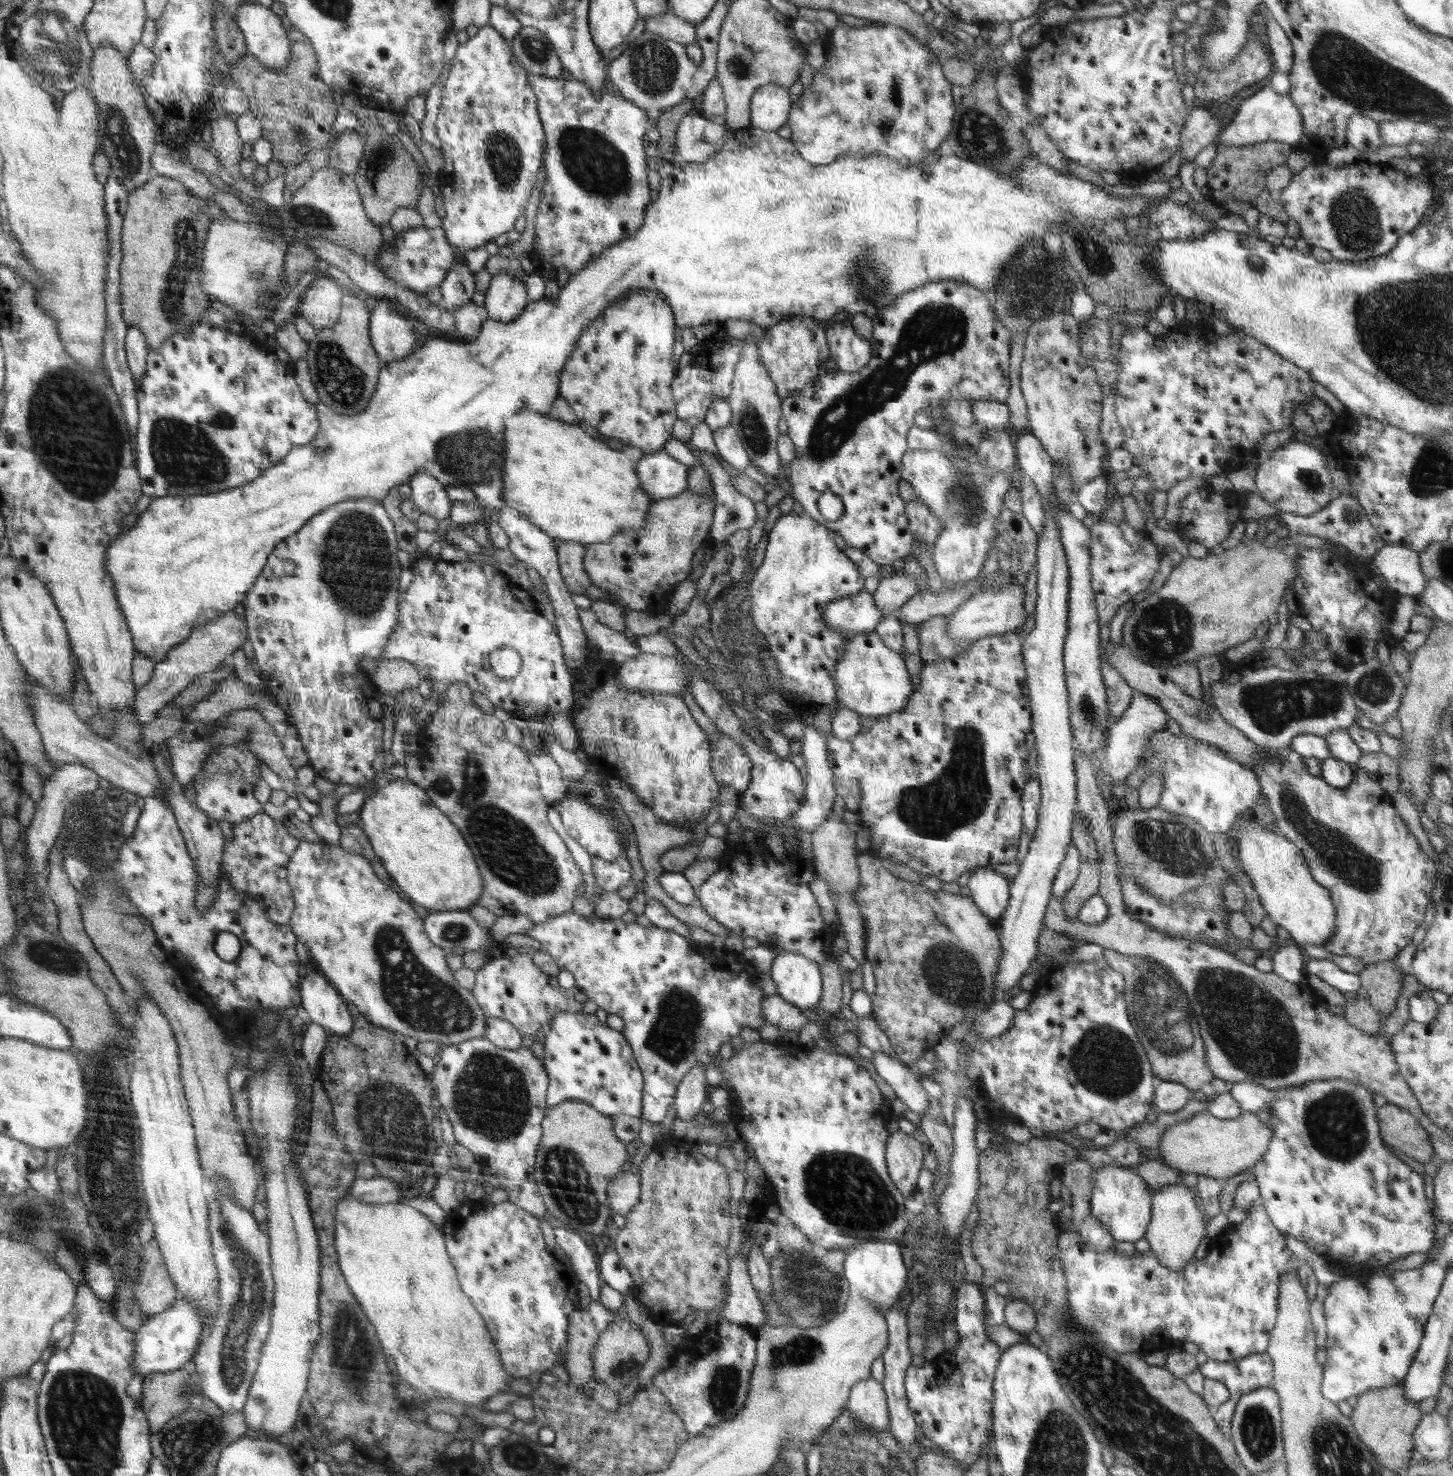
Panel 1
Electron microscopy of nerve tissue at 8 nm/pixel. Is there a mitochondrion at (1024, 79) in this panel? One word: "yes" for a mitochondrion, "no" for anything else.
no

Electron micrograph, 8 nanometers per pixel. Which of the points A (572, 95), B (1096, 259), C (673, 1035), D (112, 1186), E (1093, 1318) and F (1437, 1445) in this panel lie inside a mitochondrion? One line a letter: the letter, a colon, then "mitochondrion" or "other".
A: other
B: mitochondrion
C: mitochondrion
D: mitochondrion
E: mitochondrion
F: other

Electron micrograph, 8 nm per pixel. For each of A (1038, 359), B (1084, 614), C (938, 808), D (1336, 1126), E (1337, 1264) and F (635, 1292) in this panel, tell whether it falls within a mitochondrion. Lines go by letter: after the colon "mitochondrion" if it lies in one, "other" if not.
A: other
B: other
C: mitochondrion
D: mitochondrion
E: other
F: other

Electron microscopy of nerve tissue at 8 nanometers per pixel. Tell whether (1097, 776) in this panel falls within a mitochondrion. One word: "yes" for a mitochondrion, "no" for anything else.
no

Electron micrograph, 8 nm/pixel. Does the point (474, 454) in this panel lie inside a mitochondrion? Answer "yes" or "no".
yes

